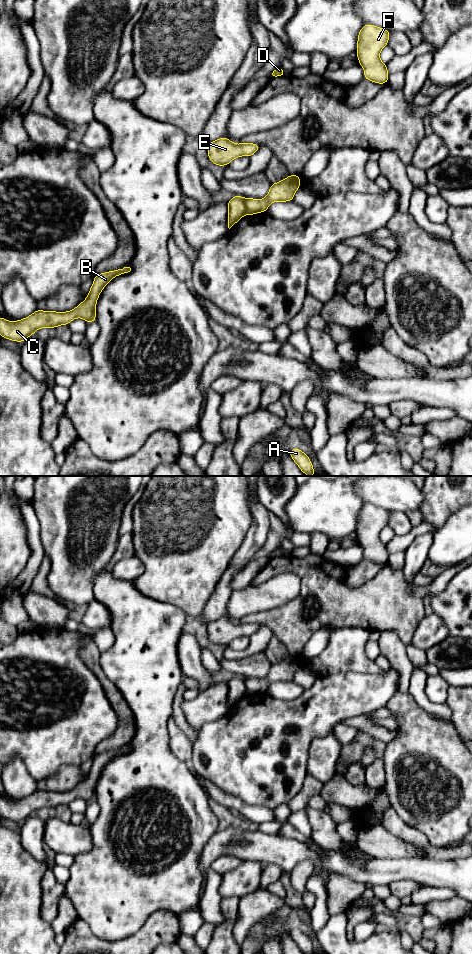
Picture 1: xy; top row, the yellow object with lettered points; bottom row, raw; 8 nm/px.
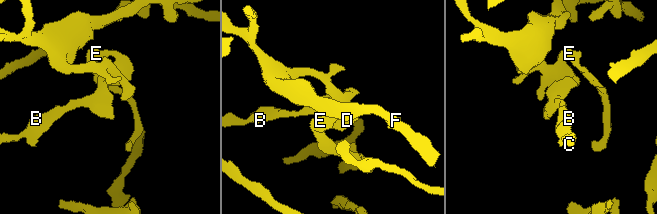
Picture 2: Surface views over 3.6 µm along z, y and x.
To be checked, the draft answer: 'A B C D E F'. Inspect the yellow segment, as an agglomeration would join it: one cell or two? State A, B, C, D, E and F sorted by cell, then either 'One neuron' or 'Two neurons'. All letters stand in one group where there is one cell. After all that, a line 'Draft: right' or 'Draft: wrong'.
Groups: A D E F / B C. Two neurons
Draft: wrong

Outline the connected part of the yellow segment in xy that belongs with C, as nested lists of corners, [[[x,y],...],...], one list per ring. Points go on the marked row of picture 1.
[[[124,267],[114,271],[96,274],[87,298],[68,312],[43,311],[37,309],[30,316],[15,322],[0,317],[0,335],[16,342],[24,342],[40,328],[56,328],[68,325],[75,318],[83,318],[88,324],[96,321],[96,304],[103,288],[116,276],[131,271]]]

